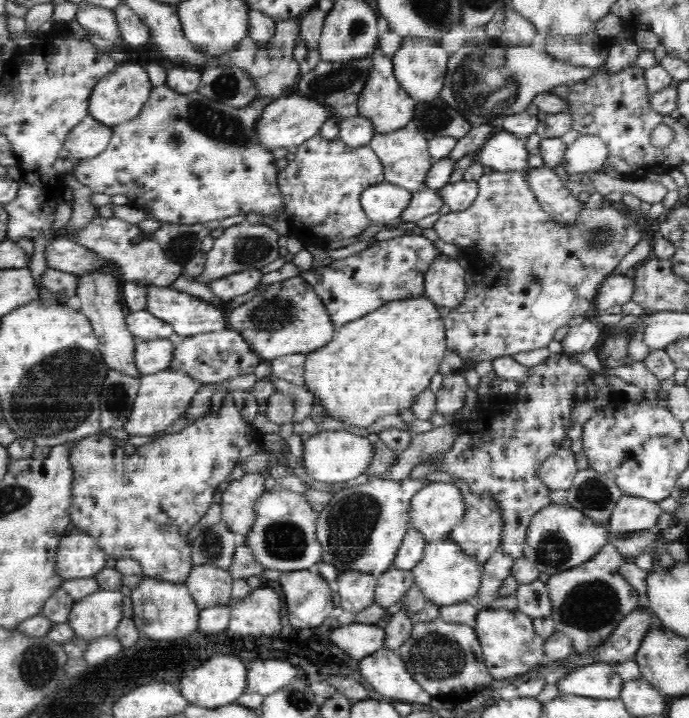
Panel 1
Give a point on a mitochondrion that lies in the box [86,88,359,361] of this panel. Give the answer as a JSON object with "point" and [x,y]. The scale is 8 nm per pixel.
{"point":[208,119]}

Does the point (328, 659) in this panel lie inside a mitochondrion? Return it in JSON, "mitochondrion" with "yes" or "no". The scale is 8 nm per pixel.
{"mitochondrion":"no"}

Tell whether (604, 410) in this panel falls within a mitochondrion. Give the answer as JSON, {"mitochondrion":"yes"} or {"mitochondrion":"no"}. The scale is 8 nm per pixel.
{"mitochondrion":"no"}

